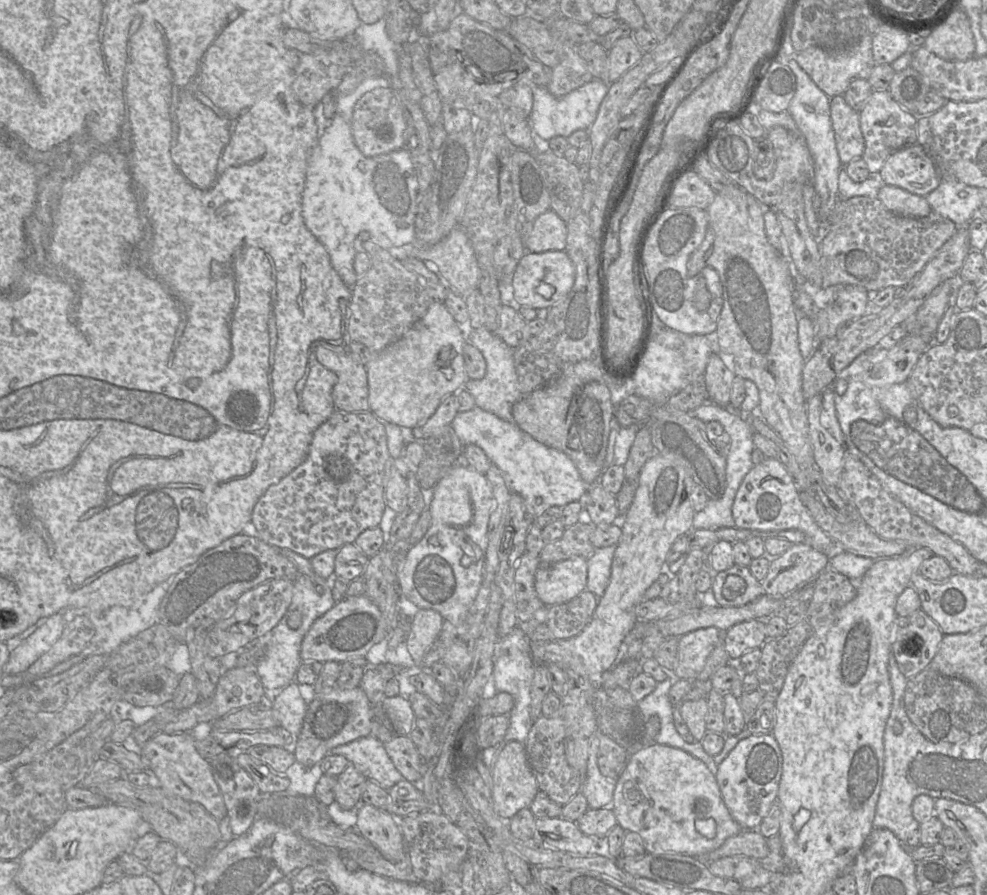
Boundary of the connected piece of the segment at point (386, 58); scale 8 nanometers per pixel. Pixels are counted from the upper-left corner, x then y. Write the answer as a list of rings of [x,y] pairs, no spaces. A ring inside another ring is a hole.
[[[382,18],[373,24],[362,23],[354,32],[357,44],[366,52],[374,52],[381,57],[384,74],[397,79],[399,71],[397,46],[386,33],[386,20]]]

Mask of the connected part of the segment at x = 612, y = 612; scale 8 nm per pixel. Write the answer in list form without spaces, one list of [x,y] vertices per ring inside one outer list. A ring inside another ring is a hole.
[[[655,453],[641,469],[638,487],[632,504],[624,516],[621,516],[621,539],[617,544],[612,562],[609,585],[599,599],[590,623],[576,637],[567,640],[530,641],[530,653],[536,663],[555,664],[563,670],[571,670],[592,679],[598,679],[614,665],[623,662],[623,647],[630,643],[630,633],[637,624],[635,607],[643,601],[646,590],[663,573],[666,555],[673,542],[693,529],[695,510],[691,501],[694,480],[685,467],[683,459],[674,454]]]

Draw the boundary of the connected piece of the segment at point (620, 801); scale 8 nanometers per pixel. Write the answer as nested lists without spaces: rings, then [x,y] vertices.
[[[659,744],[630,752],[613,793],[612,810],[618,825],[641,836],[649,854],[676,853],[699,857],[719,848],[727,838],[743,830],[725,806],[716,777],[706,764],[683,750]]]

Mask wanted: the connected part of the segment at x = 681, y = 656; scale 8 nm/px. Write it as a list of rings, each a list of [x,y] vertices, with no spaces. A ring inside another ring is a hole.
[[[715,627],[700,628],[678,639],[677,680],[696,680],[713,649],[724,643],[724,632]]]

